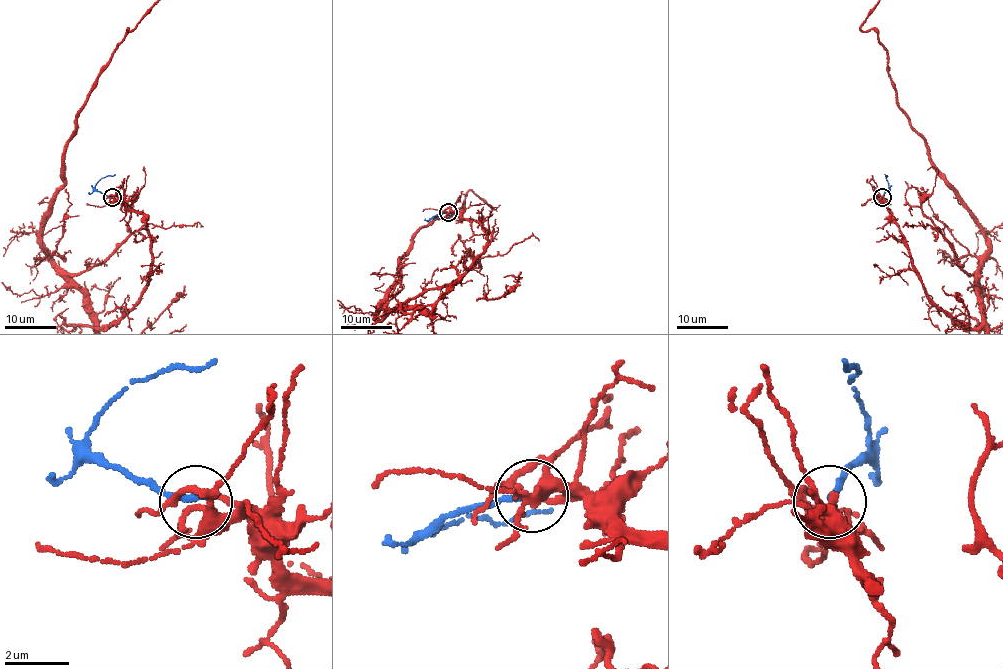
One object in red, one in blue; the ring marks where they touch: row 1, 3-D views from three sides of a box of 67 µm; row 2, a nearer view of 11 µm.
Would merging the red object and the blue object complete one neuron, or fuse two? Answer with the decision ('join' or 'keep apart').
join

